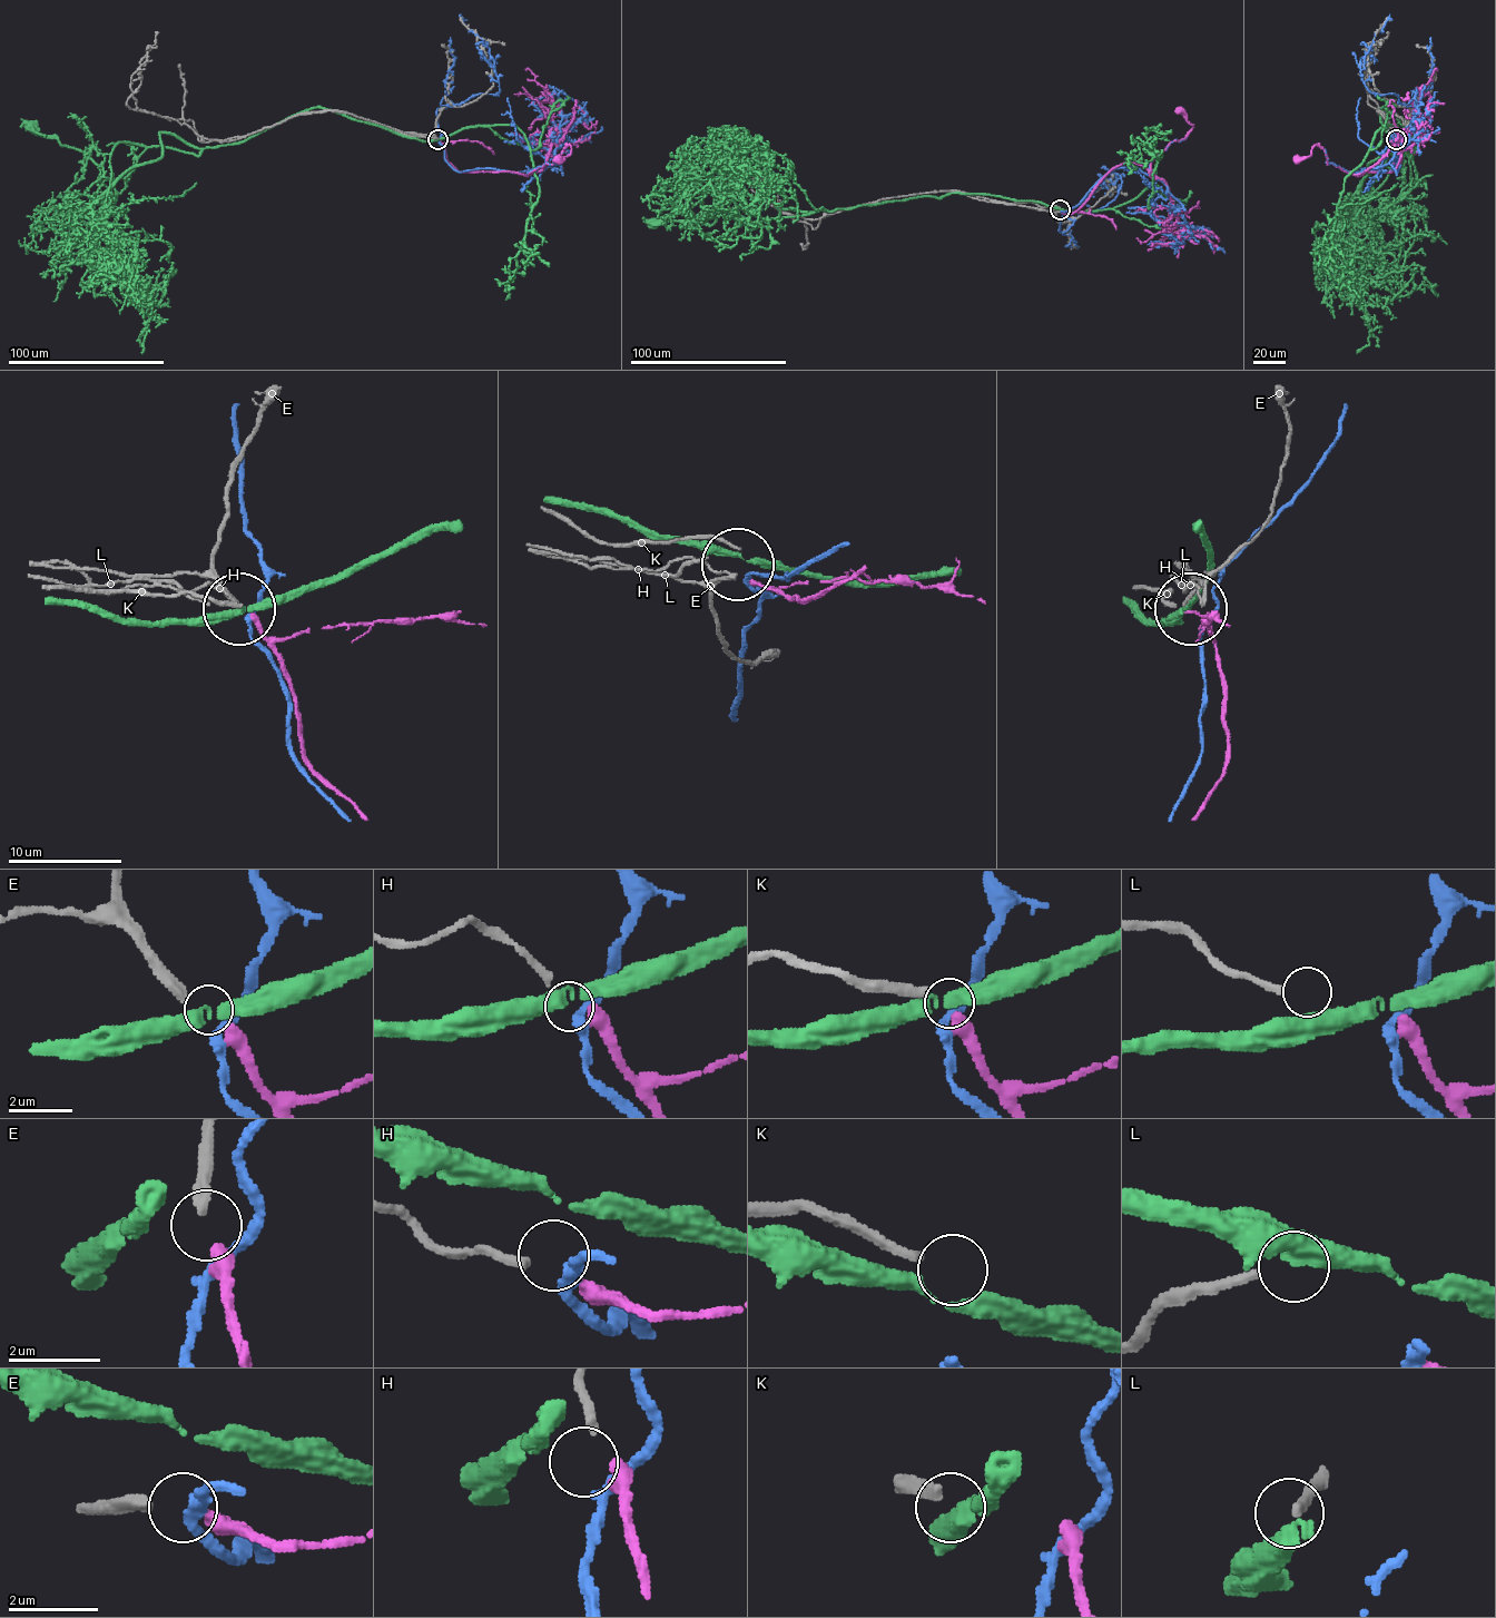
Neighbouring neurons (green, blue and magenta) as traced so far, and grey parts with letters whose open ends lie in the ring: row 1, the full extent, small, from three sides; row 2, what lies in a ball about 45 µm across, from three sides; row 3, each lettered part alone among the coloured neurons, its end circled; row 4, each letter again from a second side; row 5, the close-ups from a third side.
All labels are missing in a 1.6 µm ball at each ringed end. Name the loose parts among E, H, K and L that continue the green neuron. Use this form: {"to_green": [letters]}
{"to_green": []}

